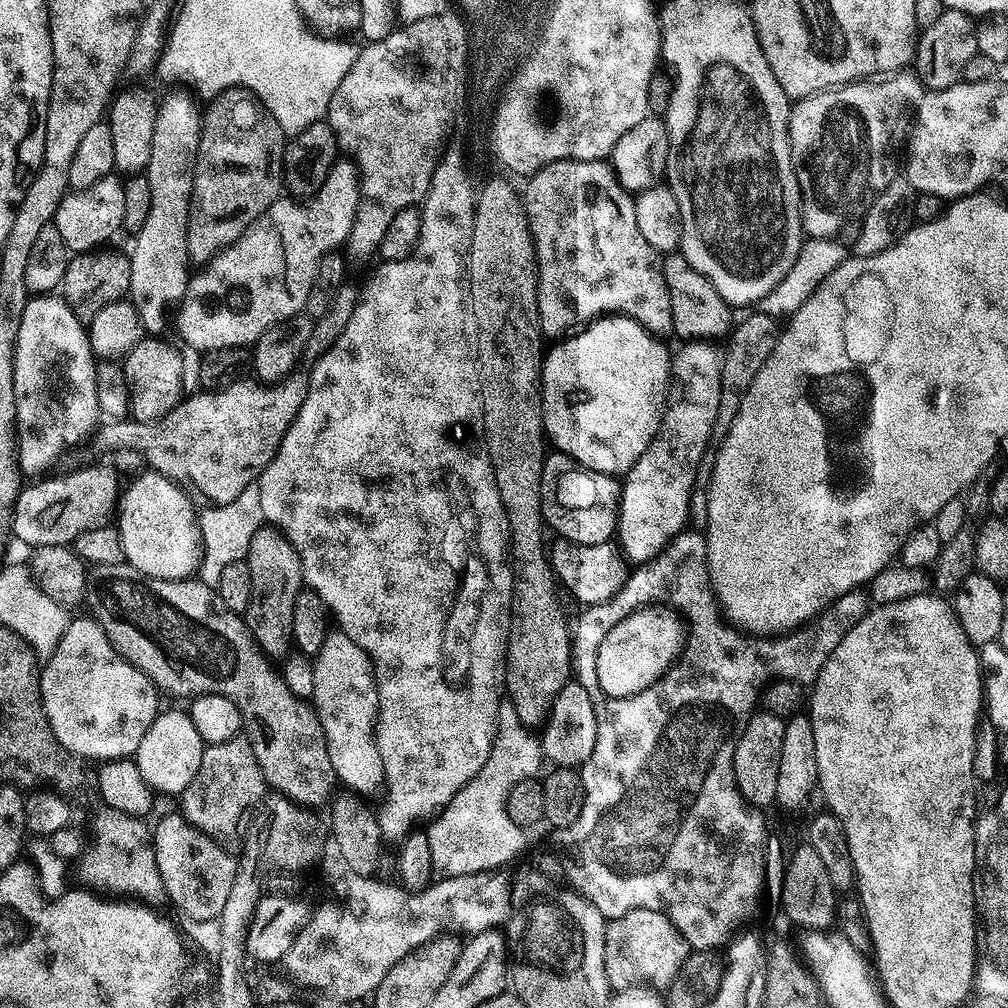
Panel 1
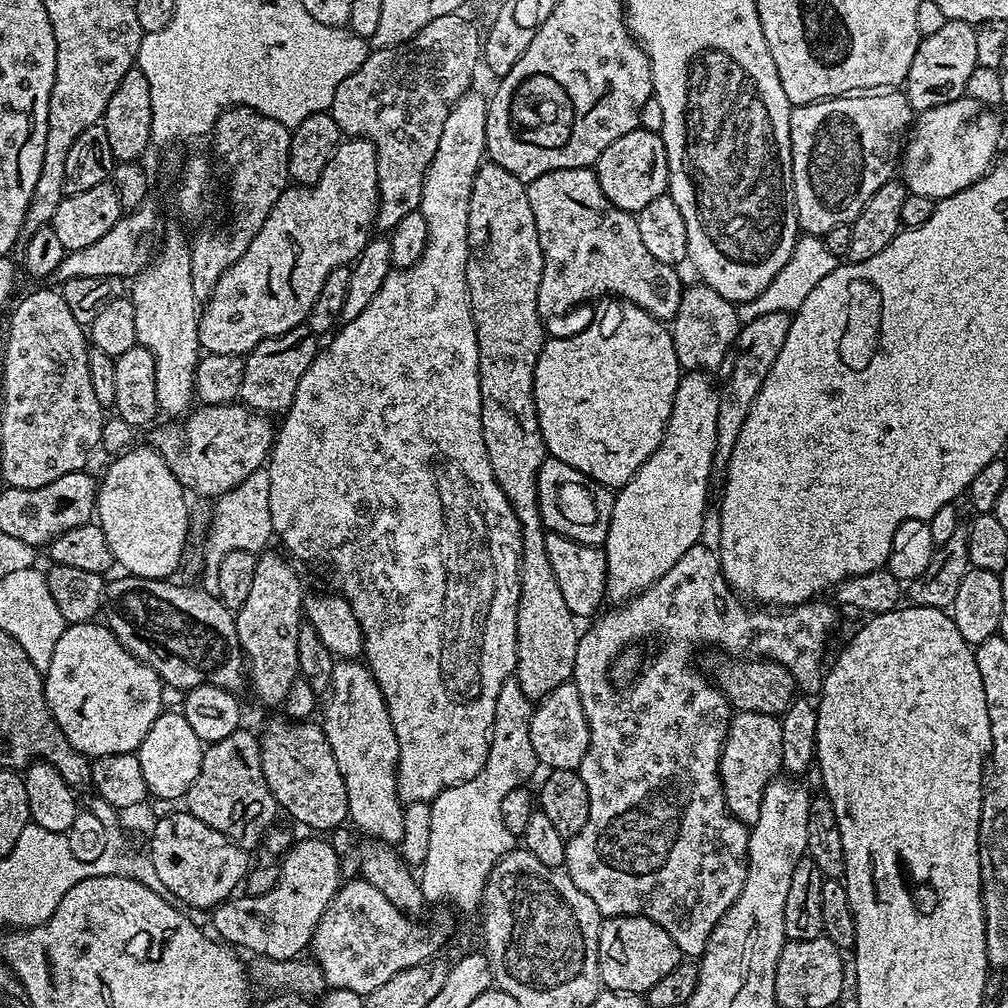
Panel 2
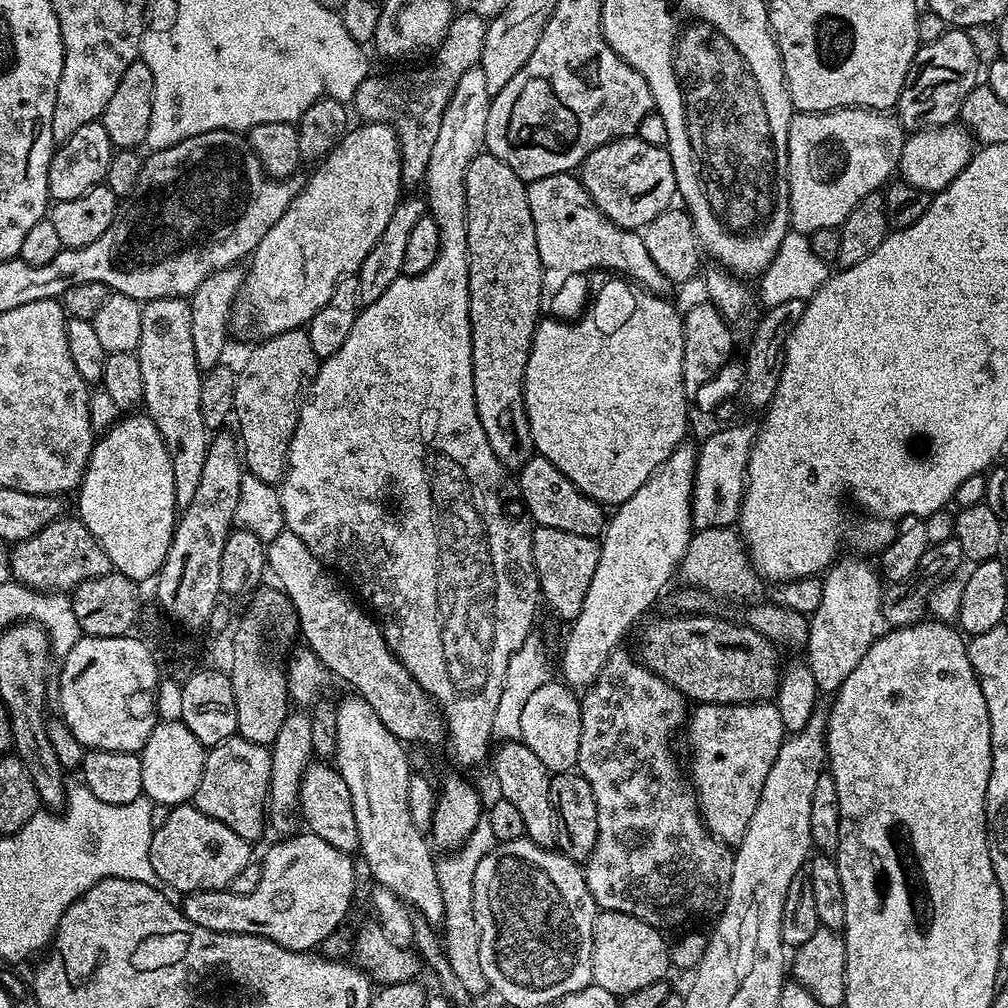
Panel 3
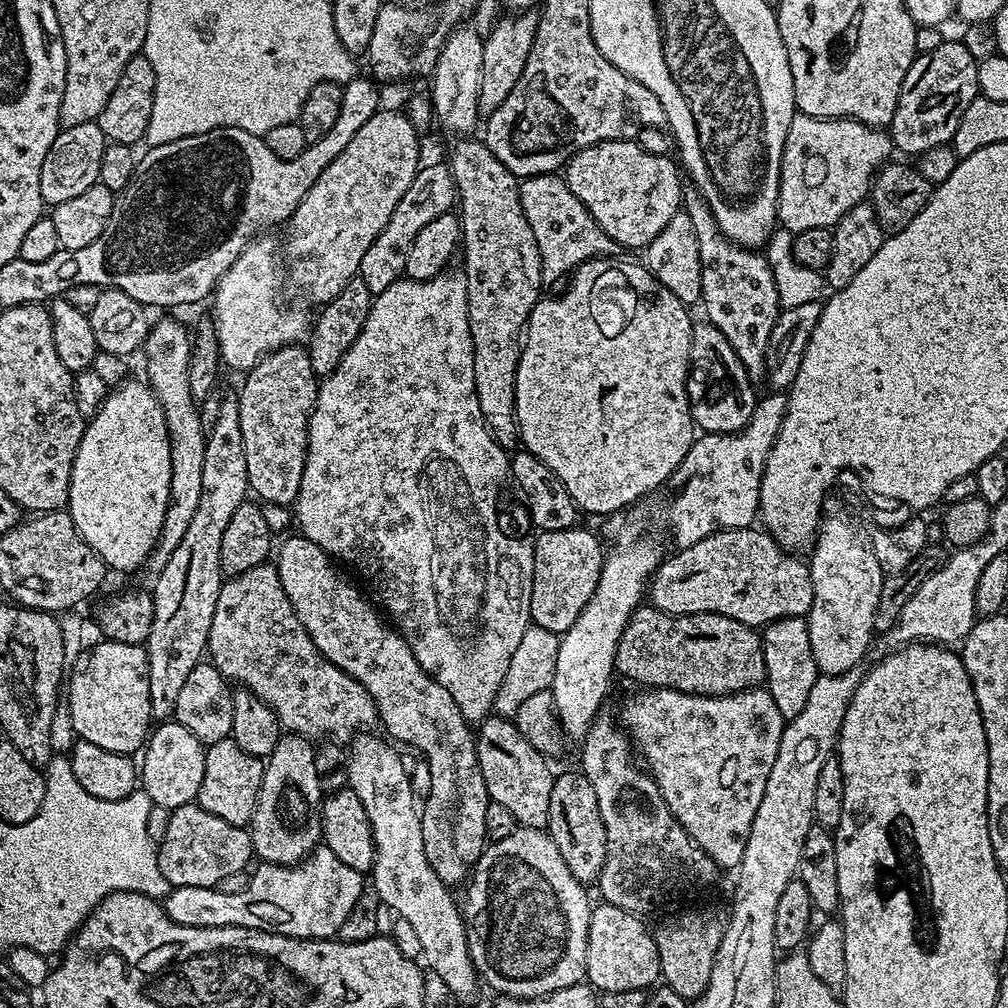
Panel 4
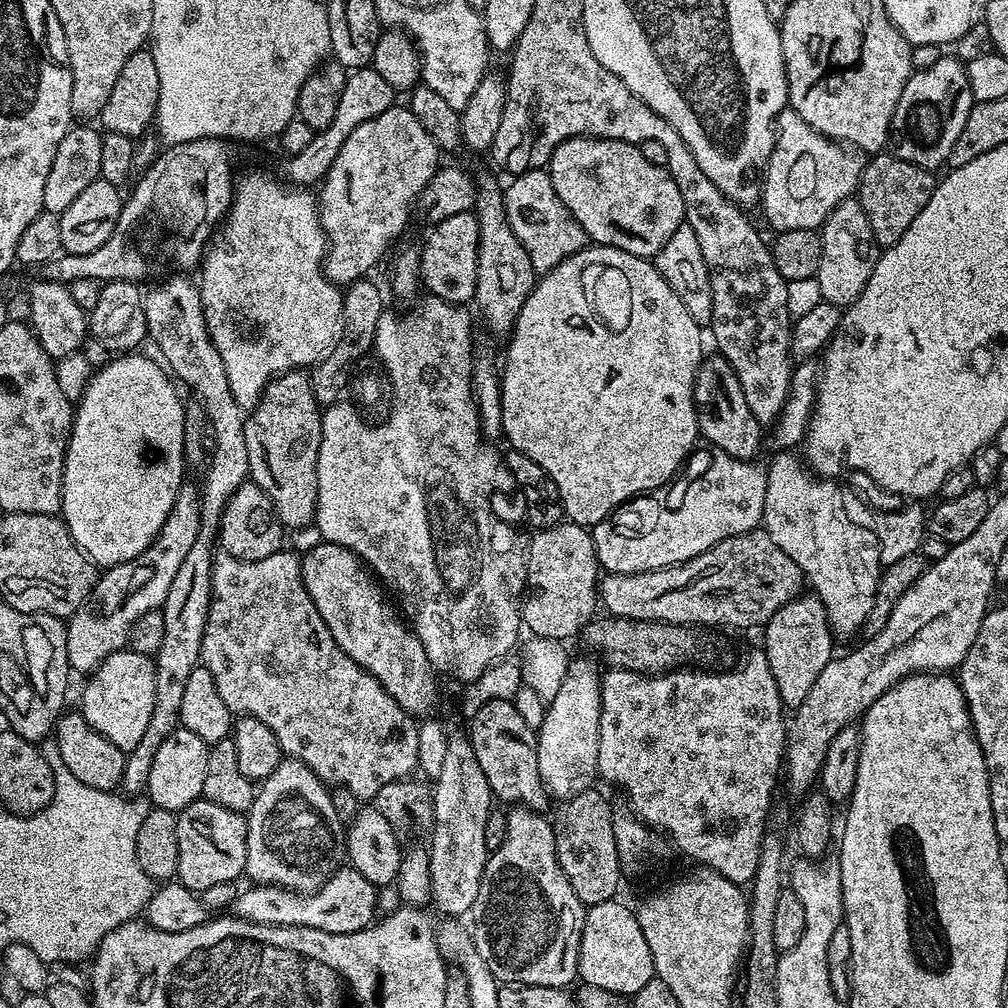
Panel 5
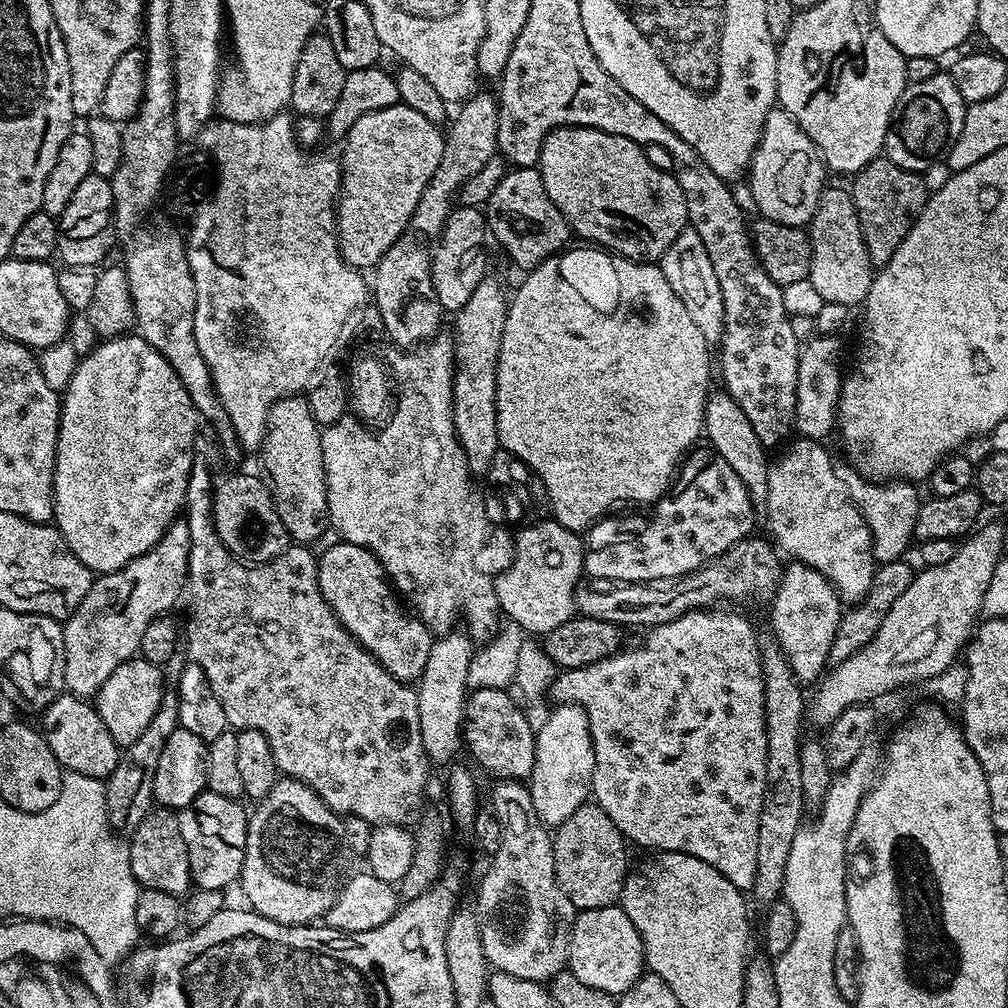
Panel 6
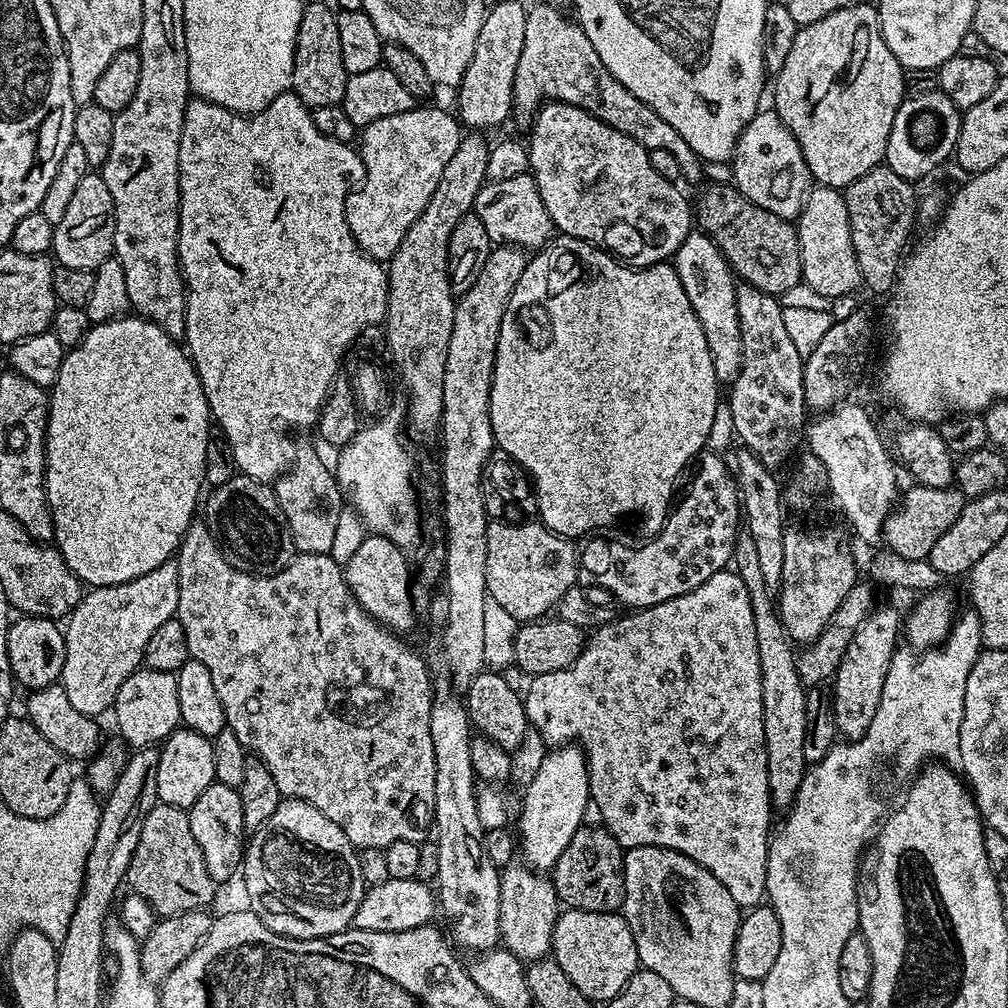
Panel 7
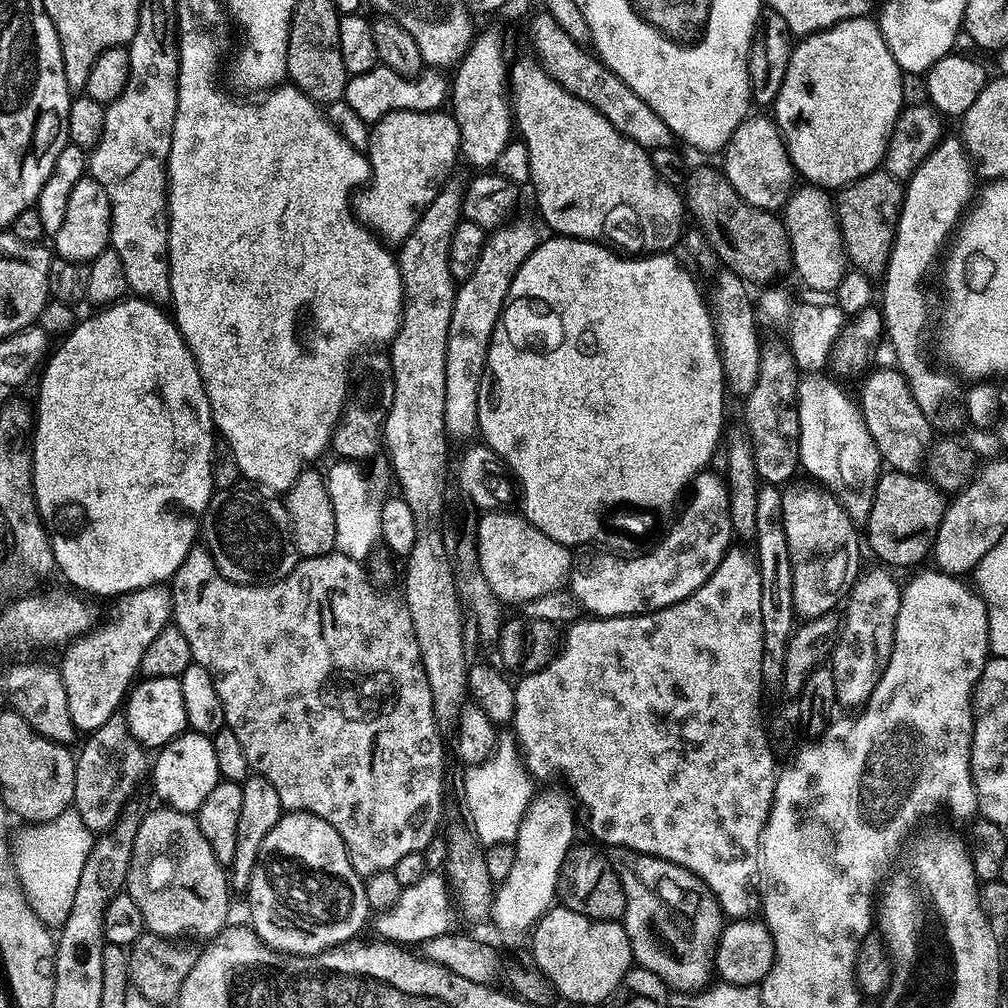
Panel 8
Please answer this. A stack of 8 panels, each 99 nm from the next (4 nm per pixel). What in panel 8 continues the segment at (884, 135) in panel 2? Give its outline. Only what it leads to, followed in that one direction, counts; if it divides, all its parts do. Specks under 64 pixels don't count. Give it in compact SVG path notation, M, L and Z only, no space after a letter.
M749 115L728 139L727 146L722 150L723 156L724 175L745 202L756 208L783 209L788 197L794 191L794 183L792 184L794 169L788 156L788 148L784 144L784 137L781 136L775 119L768 117L767 120L764 116Z

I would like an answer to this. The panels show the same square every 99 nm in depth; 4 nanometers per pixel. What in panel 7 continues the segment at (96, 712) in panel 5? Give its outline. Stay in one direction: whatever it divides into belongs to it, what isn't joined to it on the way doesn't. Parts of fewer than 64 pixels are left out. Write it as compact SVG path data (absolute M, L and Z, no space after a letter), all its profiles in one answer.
M139 667L122 682L122 690L118 690L114 713L116 712L116 728L119 739L133 749L147 748L149 746L159 745L168 739L171 732L175 732L181 727L180 711L178 710L178 682L175 675L171 672L154 670L153 668Z

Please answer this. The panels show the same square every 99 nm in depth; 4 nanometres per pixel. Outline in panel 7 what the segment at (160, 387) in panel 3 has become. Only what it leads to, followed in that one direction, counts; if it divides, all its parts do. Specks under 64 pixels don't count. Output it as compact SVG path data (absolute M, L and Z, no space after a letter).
M175 559L166 561L162 566L150 570L150 574L142 574L130 582L85 591L78 606L67 617L63 629L64 665L59 683L64 685L70 706L93 718L100 718L107 708L109 711L116 703L118 690L122 690L122 682L126 682L126 678L130 678L130 674L143 665L146 642L150 642L154 630L158 630L162 622L173 619L177 610L178 566Z

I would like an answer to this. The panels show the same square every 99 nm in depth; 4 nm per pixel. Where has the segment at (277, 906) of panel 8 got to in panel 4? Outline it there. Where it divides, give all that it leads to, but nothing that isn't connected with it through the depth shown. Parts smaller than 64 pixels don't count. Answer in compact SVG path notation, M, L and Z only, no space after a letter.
M281 735L278 746L266 758L260 797L252 815L250 835L252 851L266 864L298 864L321 843L320 809L322 807L321 776L315 769L316 748L306 736Z

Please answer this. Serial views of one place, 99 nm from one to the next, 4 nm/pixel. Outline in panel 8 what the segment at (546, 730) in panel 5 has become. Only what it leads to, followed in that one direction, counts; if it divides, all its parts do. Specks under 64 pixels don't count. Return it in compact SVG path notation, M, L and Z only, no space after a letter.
M537 795L528 805L522 826L514 847L514 866L505 880L499 881L492 898L490 920L504 932L524 932L535 925L536 921L553 907L557 899L558 878L562 862L573 847L576 836L576 820L564 804L551 800L548 796Z

